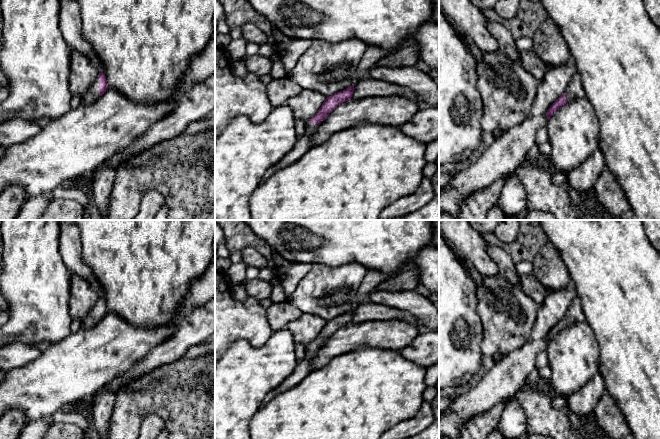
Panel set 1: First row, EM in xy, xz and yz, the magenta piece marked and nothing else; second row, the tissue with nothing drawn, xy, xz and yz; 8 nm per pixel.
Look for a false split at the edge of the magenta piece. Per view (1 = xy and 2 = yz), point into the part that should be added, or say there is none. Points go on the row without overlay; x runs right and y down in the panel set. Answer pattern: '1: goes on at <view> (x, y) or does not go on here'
1: goes on at xy (93, 317)
2: goes on at yz (574, 314)

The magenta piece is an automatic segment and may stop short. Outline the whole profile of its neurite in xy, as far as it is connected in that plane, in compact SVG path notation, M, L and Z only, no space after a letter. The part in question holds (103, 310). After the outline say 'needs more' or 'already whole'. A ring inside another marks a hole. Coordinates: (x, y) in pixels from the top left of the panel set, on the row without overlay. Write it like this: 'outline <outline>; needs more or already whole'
outline M99 297L95 306L90 311L89 315L82 321L83 328L91 328L98 321L102 320L108 313L106 301L103 297Z; needs more

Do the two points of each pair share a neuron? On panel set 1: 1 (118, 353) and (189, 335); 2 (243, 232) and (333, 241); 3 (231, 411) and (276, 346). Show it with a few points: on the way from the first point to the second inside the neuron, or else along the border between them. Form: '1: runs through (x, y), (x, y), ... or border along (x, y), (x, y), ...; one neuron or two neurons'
1: runs through (136, 351), (166, 344), (171, 341); one neuron
2: border along (251, 230), (272, 248); two neurons
3: runs through (234, 395), (267, 362); one neuron

